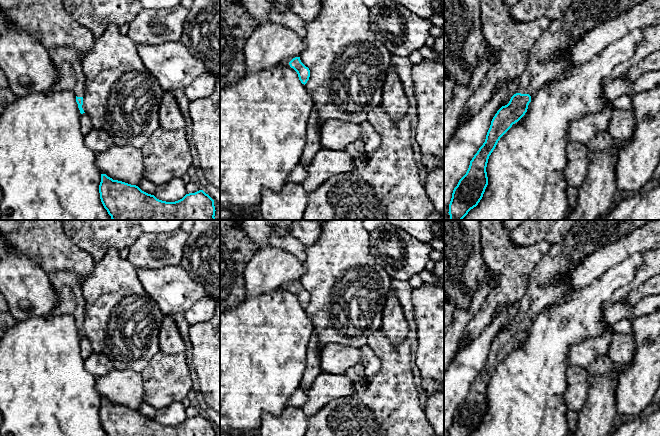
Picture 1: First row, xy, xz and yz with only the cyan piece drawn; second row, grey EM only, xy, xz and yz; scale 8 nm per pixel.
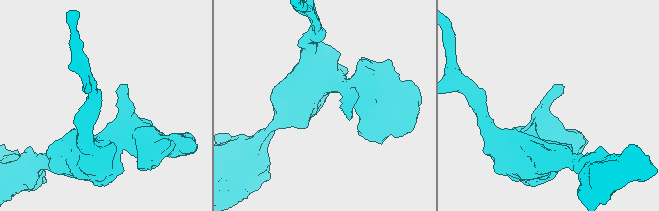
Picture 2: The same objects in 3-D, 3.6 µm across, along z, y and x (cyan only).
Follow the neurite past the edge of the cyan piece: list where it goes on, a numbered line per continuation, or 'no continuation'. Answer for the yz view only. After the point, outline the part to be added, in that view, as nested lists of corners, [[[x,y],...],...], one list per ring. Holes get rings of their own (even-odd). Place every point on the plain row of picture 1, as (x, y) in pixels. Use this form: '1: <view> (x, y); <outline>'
1: yz (548, 283); [[[578,220],[532,270],[517,317],[532,321],[543,309],[560,302],[570,289],[568,275],[579,262],[605,243],[618,241],[649,221]]]

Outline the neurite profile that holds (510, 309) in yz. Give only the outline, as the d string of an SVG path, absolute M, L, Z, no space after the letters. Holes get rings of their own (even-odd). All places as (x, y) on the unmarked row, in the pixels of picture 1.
M508 302L505 304L501 304L497 307L494 316L500 315L500 314L505 314L507 317L506 322L505 322L504 326L501 328L500 332L502 330L507 329L509 327L511 321L517 317L518 309L519 309L519 302Z

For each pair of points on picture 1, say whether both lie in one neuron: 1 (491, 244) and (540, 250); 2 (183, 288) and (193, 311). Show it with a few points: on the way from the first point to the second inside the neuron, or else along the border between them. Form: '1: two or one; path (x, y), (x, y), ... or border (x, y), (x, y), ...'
1: one; path (503, 253), (528, 253)
2: two; border (207, 295), (197, 300), (184, 313)

